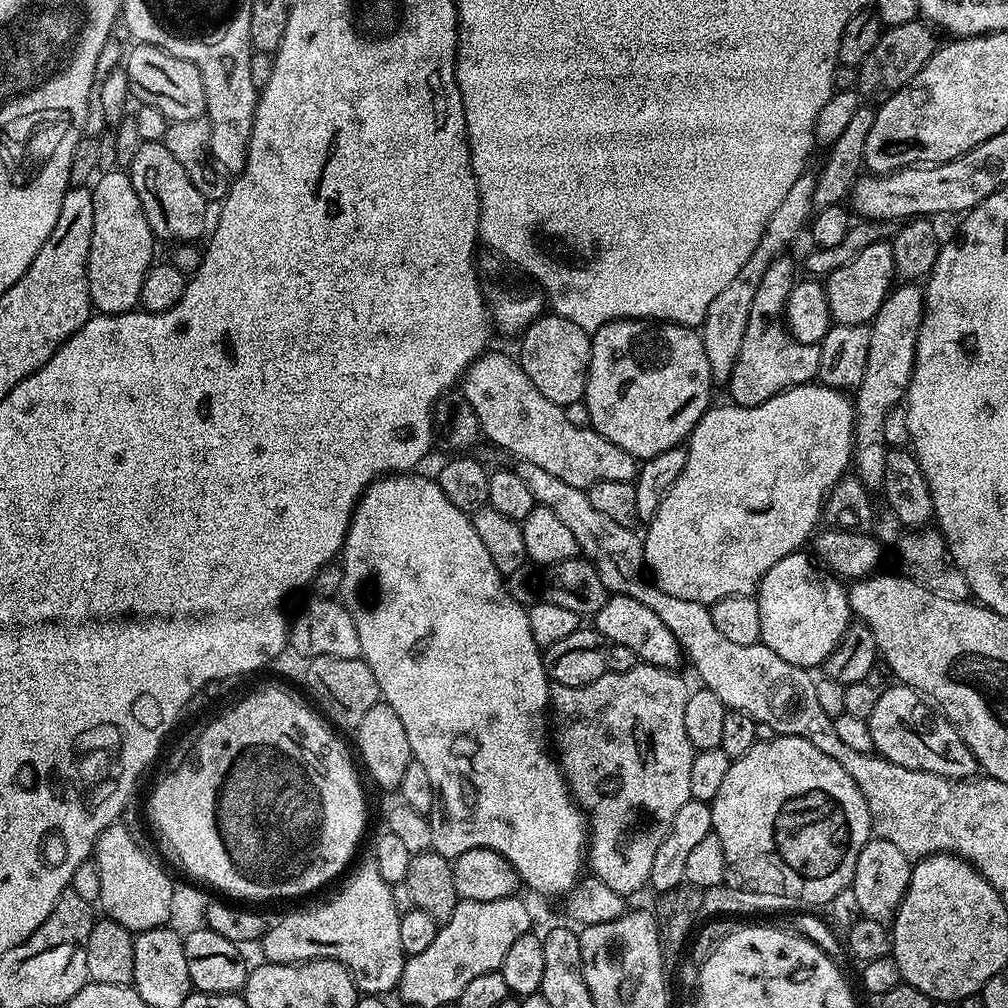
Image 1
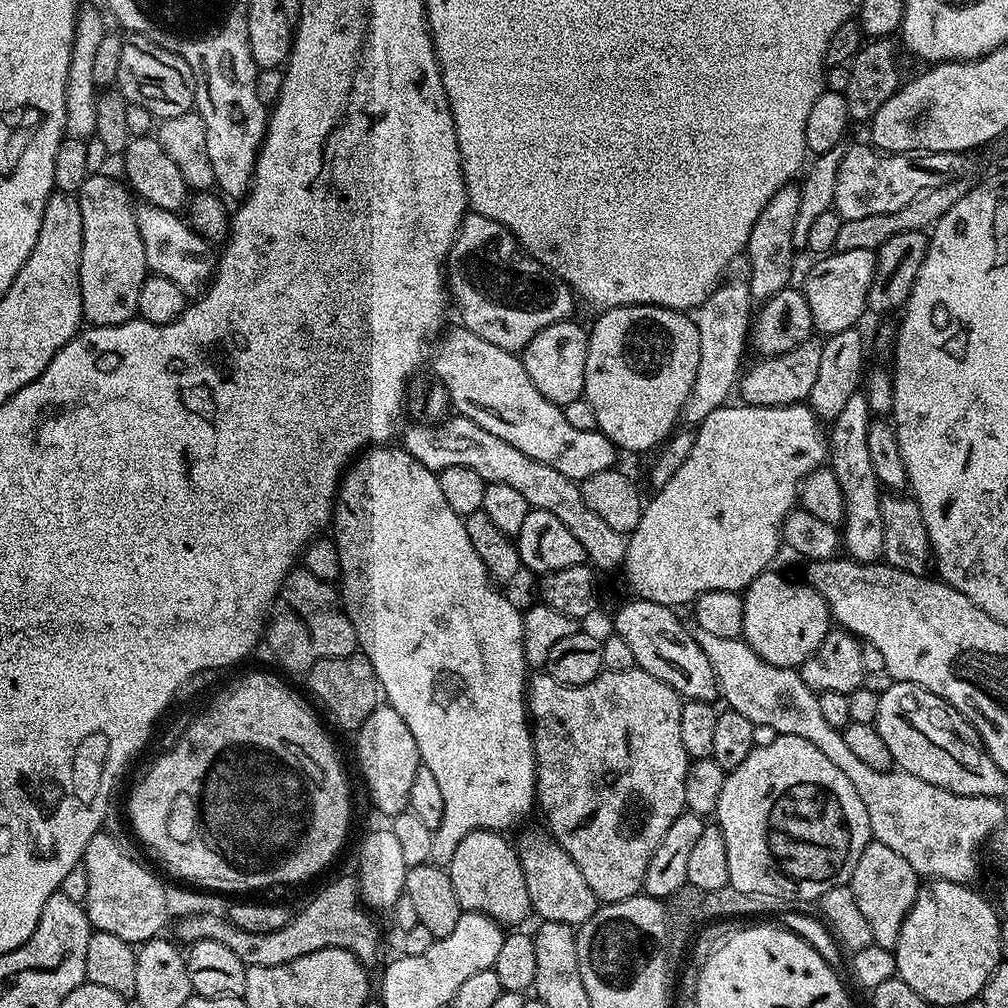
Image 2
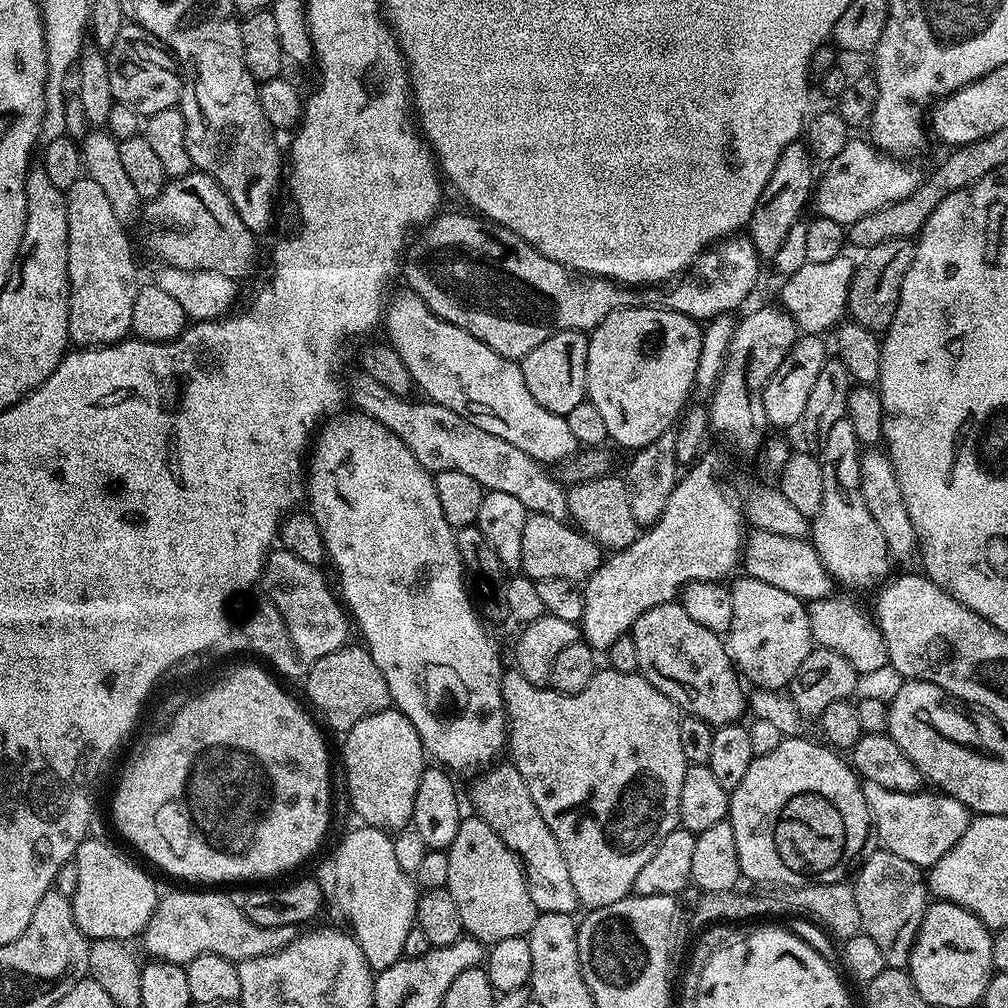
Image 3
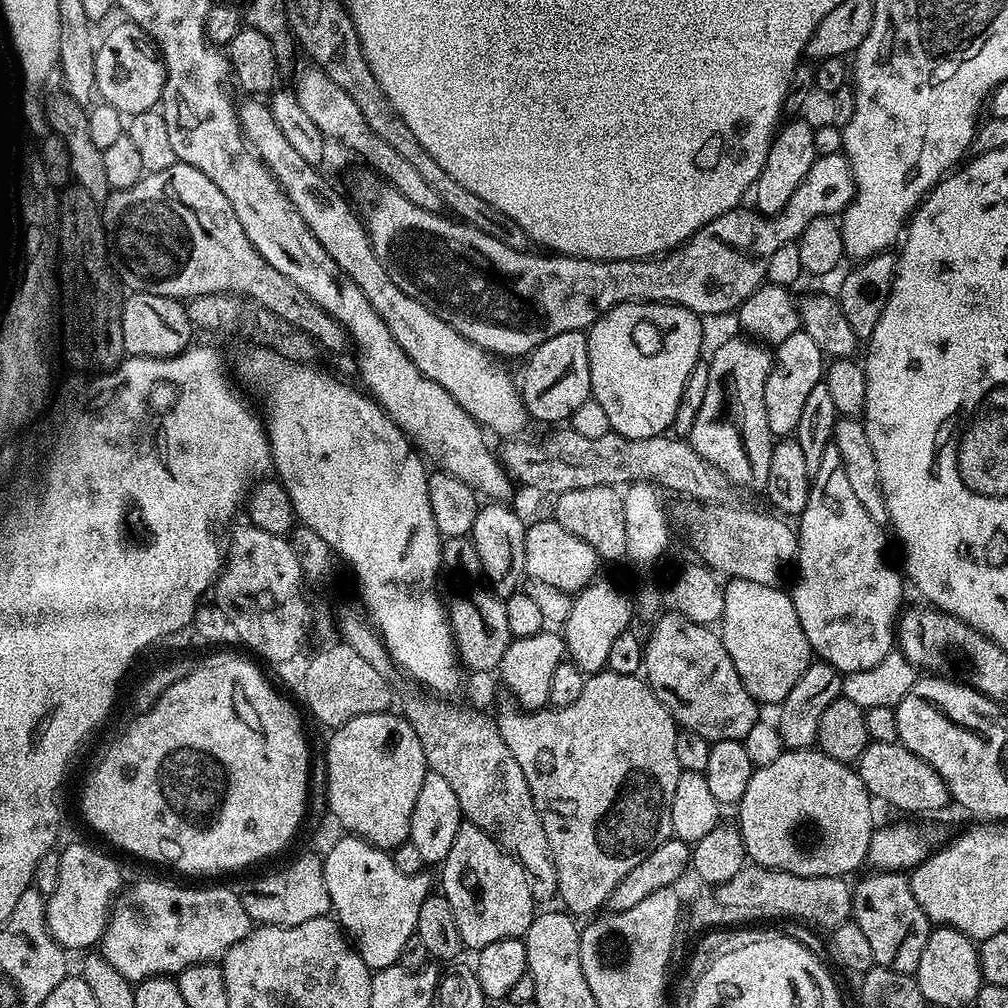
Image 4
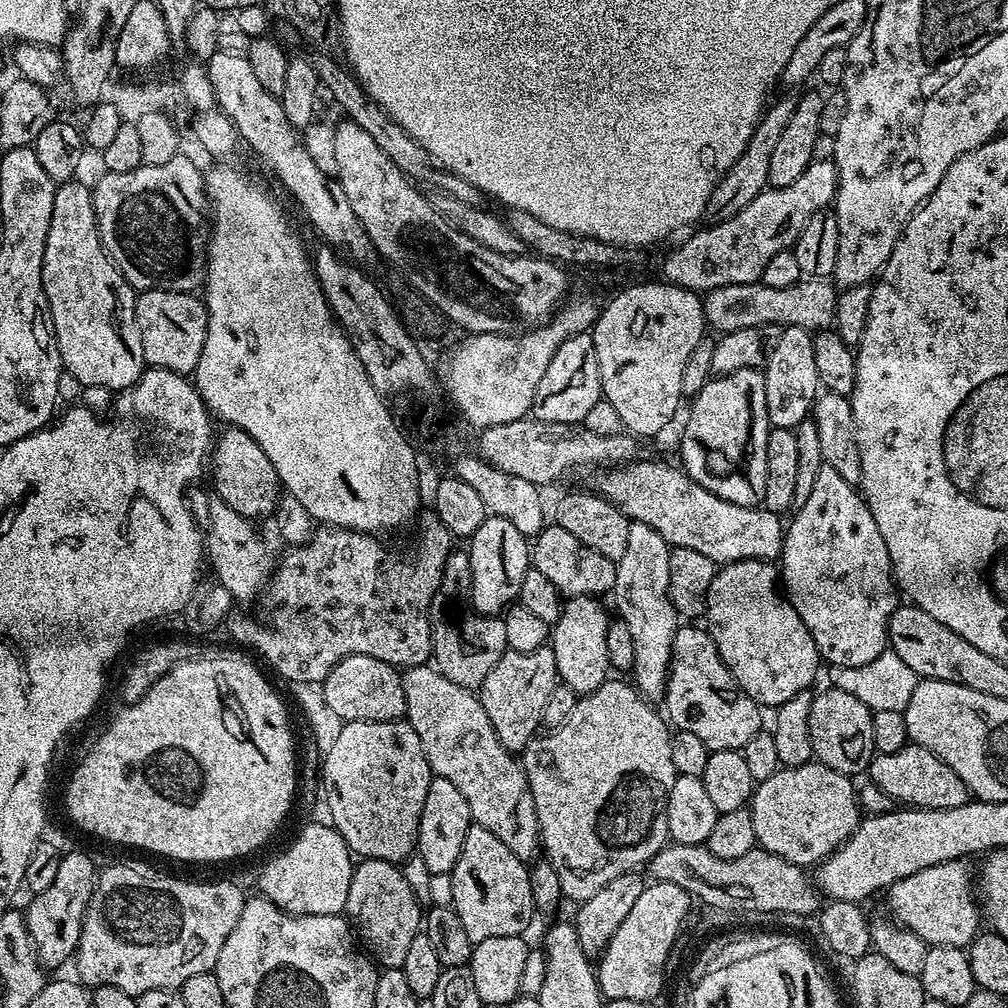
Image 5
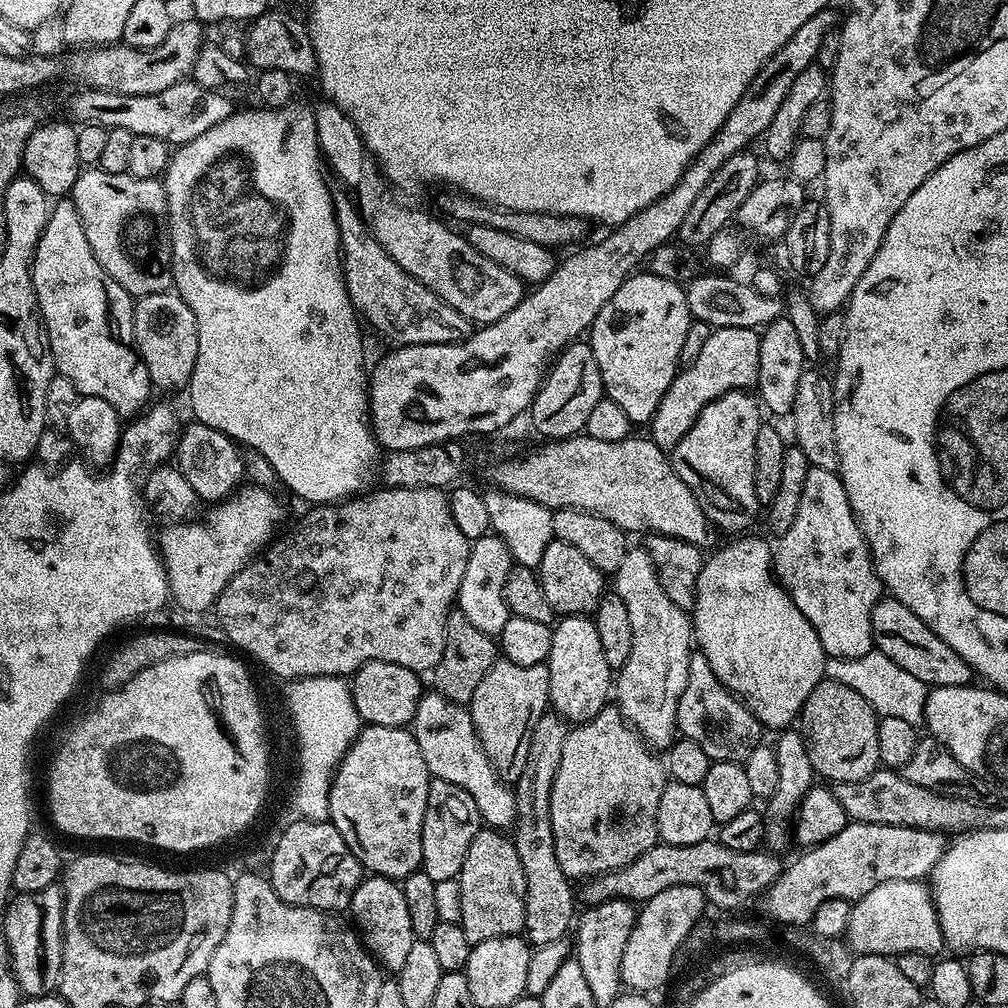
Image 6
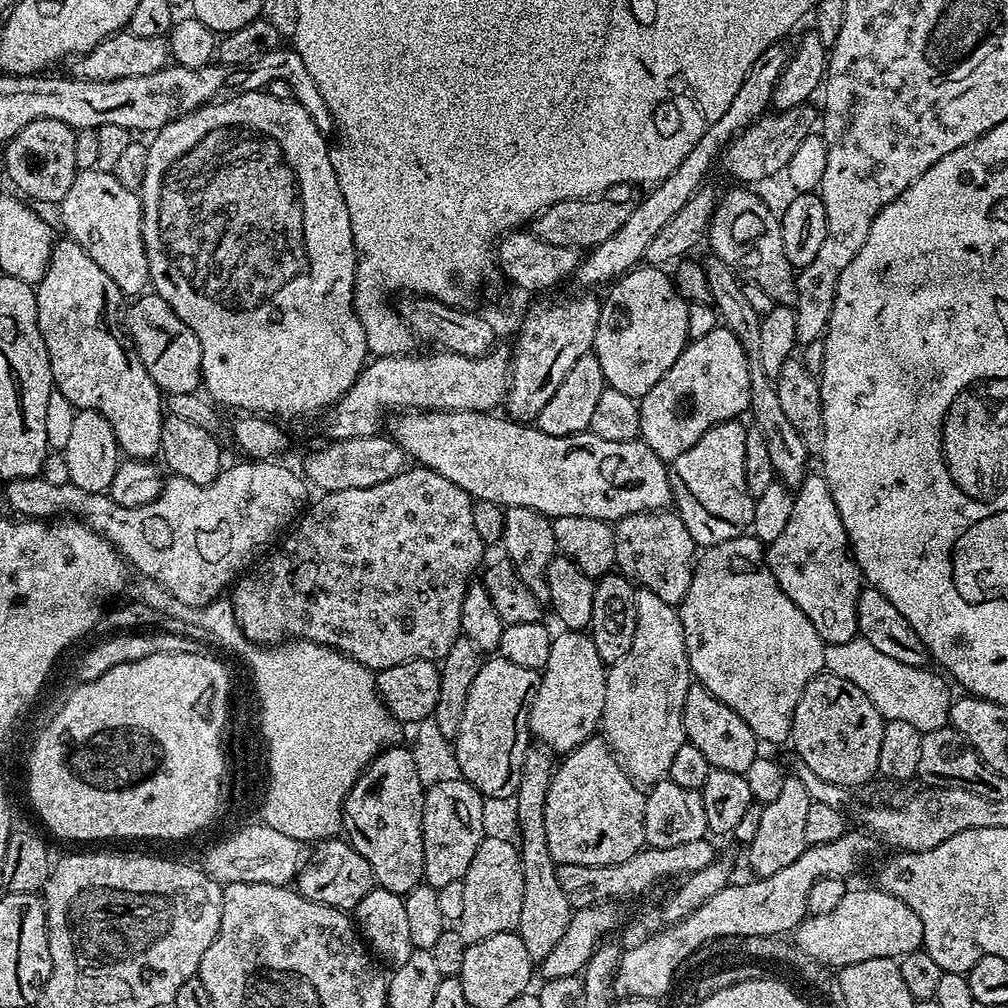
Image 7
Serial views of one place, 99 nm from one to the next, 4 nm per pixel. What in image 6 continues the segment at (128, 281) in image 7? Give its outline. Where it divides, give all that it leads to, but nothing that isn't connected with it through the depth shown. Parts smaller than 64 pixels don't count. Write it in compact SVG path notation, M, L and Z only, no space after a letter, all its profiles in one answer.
M88 166L74 182L70 199L82 218L90 250L110 274L113 285L121 284L132 298L173 287L171 267L160 261L156 245L156 220L163 221L168 211L168 195L159 179L134 178L129 172L107 172L99 166Z

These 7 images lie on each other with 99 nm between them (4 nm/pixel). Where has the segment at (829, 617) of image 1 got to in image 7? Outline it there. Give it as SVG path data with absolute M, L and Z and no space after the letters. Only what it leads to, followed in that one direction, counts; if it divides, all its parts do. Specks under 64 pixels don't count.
M745 534L730 542L703 549L692 569L690 590L678 606L682 634L686 642L688 669L695 683L702 685L718 702L726 702L754 730L756 739L768 744L789 743L792 715L813 678L825 671L824 640L814 630L810 618L790 602L768 568L765 545Z

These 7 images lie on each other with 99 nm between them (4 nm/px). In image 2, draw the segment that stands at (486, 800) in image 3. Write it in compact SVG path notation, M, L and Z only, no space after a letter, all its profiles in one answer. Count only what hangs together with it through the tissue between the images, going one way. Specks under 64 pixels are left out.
M547 831L522 833L518 851L522 874L526 878L526 894L530 894L532 911L541 921L579 926L596 913L598 901L594 890L590 890L586 878L582 878L582 870L574 866L570 854L566 854Z

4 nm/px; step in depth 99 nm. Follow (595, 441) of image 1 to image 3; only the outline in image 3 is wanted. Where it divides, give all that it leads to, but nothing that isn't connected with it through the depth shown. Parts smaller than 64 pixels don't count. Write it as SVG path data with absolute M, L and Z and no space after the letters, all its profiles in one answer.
M403 291L387 301L382 324L385 329L388 327L387 339L393 350L402 358L402 362L406 362L406 370L410 370L413 385L417 389L421 388L431 403L446 406L446 410L454 410L454 414L486 430L486 434L498 434L498 438L506 438L506 442L518 446L518 450L526 450L530 458L539 460L545 466L559 465L576 455L578 445L574 434L570 434L567 419L546 410L546 406L538 406L534 394L530 394L530 389L526 387L526 378L517 361L507 360L502 354L490 350L486 342L474 338L474 334L461 328L453 328L450 322L441 320L438 314L428 309L428 304L415 292Z

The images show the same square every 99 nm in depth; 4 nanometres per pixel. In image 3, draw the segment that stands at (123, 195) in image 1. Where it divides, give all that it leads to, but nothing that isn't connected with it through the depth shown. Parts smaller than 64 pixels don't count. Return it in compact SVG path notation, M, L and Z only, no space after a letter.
M87 174L64 192L68 223L68 338L81 348L116 344L132 332L136 284L136 260L124 233L125 221L114 214L102 186Z

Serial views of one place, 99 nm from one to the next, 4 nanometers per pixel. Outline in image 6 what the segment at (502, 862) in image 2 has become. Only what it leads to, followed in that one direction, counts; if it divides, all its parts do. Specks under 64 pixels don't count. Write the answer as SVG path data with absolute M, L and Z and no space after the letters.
M487 826L470 842L470 851L458 877L460 916L458 923L471 945L503 936L519 936L526 918L526 878L513 841L503 831Z

